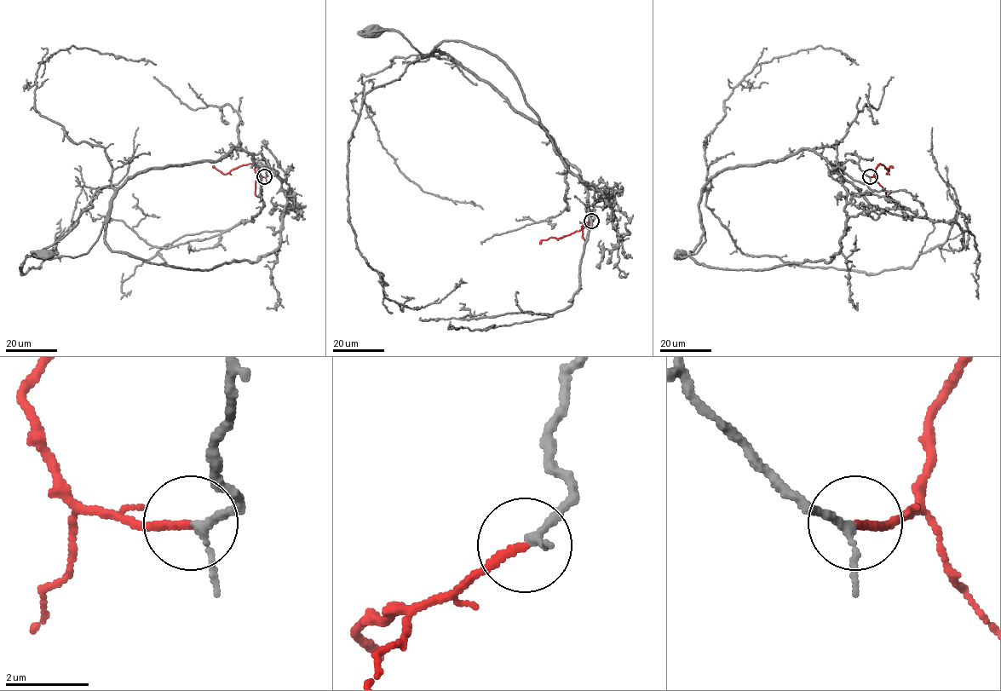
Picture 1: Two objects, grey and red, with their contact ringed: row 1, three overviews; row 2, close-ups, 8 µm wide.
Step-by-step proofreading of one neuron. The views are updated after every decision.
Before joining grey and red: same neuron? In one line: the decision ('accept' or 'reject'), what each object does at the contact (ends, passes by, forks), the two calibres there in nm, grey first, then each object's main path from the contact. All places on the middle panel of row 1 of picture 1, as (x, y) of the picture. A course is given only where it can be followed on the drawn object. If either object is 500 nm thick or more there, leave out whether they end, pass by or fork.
accept | grey passes by | red ends | 170/200 nm | grey via (591, 221), (595, 190), (582, 181), (542, 127), (445, 53), (438, 50), (425, 56), (397, 31), (371, 28) | red via (591, 221), (578, 231), (560, 238), (549, 237), (539, 244)

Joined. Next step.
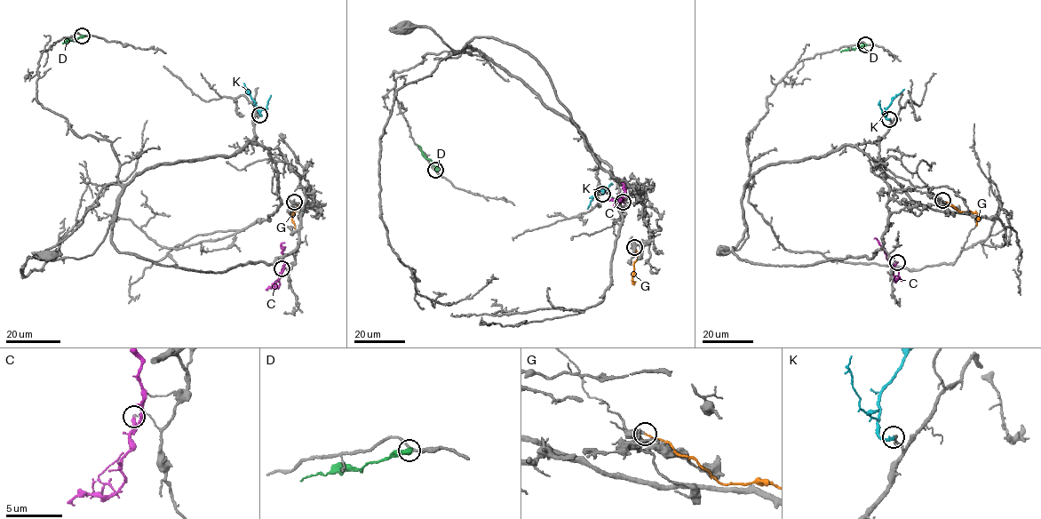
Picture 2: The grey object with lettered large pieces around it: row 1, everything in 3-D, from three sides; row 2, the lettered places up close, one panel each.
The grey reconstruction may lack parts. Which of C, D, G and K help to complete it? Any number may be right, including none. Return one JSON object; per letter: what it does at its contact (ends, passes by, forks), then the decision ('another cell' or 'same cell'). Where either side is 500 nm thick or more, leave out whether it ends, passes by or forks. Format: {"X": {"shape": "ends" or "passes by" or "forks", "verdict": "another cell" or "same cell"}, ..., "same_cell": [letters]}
{"C": {"shape": "ends", "verdict": "another cell"}, "D": {"verdict": "another cell"}, "G": {"shape": "ends", "verdict": "another cell"}, "K": {"shape": "ends", "verdict": "same cell"}, "same_cell": ["K"]}

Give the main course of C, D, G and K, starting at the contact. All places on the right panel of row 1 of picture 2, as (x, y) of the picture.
C: (897, 262), (890, 265), (885, 249), (874, 238)
D: (865, 44), (841, 51)
G: (941, 200), (960, 211), (976, 212), (977, 225)
K: (889, 119), (886, 118), (886, 109), (904, 89)

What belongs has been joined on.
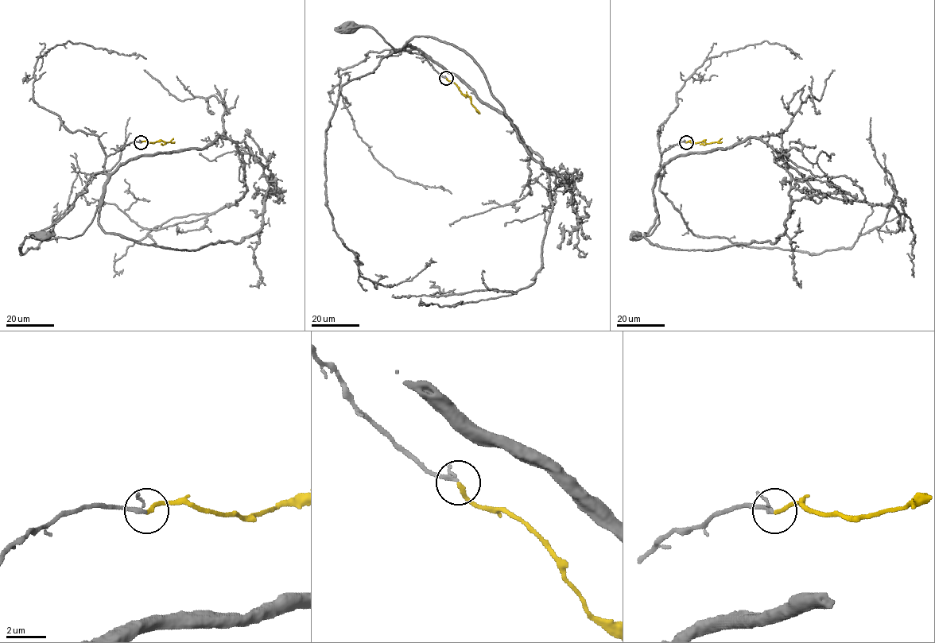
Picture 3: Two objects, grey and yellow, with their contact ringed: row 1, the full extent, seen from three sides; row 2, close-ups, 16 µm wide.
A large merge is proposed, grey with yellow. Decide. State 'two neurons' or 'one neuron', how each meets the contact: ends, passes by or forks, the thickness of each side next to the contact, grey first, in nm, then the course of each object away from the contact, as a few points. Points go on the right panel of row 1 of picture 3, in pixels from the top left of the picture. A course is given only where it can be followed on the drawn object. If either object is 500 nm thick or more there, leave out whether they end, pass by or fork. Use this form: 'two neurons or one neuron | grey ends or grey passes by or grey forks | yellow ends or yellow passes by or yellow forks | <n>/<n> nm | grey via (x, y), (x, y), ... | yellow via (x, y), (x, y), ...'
one neuron | grey passes by | yellow ends | 150/190 nm | grey via (685, 142), (661, 153), (653, 190), (659, 222), (650, 234), (635, 239), (633, 234) | yellow via (686, 142), (704, 141), (711, 143), (721, 138)

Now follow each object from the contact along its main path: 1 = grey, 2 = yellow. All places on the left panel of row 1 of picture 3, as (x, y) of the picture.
1: (141, 142), (130, 142), (106, 157), (104, 195), (81, 234), (47, 239), (42, 234)
2: (141, 142), (161, 141), (165, 143), (173, 138)

